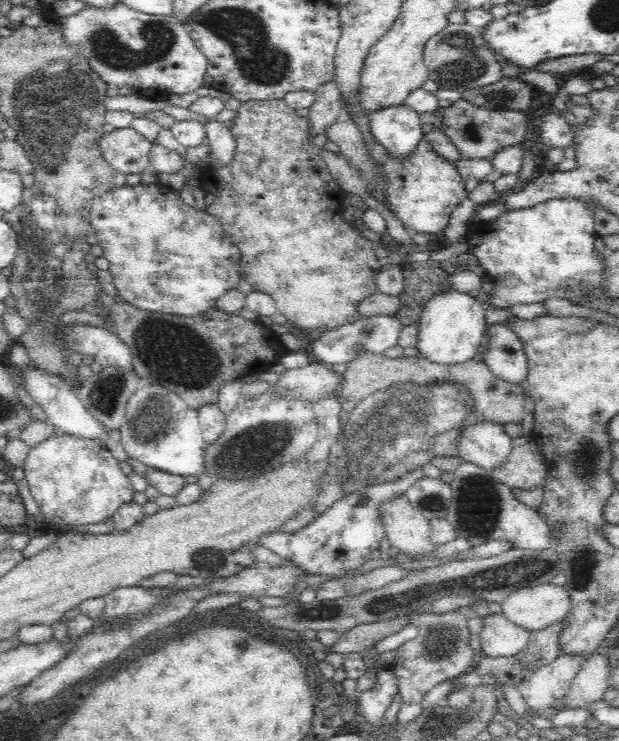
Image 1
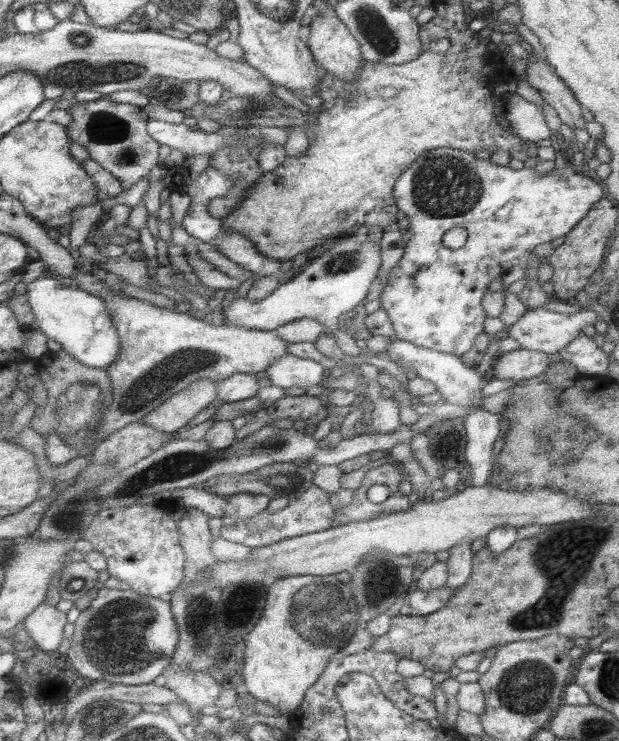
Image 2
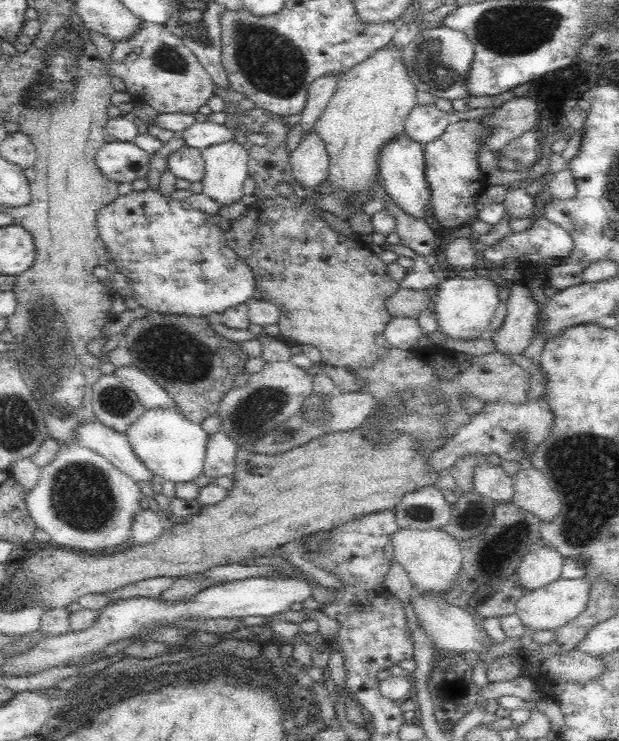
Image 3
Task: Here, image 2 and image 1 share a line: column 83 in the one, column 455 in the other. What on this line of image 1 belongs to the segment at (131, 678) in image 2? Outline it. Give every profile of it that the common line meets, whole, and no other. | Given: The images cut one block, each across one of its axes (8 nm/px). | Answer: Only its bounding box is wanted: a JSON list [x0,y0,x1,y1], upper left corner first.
[388,605,476,725]

